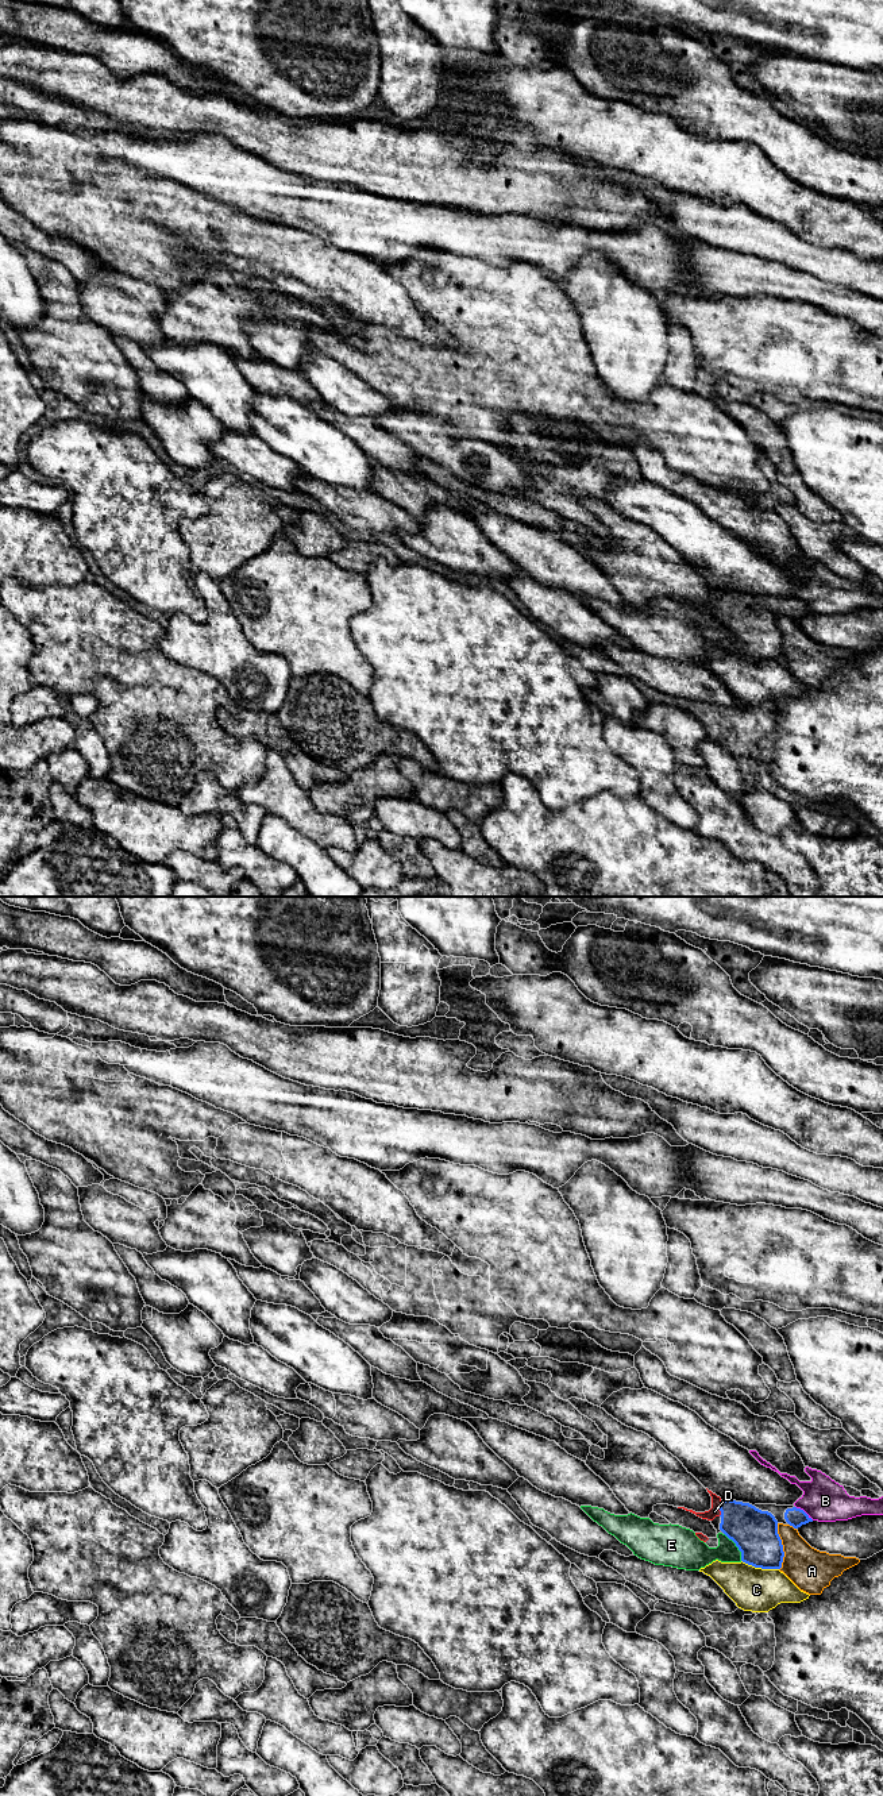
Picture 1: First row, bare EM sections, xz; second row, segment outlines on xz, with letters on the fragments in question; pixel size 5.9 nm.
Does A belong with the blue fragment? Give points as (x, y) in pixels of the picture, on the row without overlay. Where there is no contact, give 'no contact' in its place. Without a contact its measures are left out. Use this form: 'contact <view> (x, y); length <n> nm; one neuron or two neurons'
contact xz (782, 639); length 280 nm; two neurons

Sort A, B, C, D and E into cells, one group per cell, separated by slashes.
A / B / C / D / E

